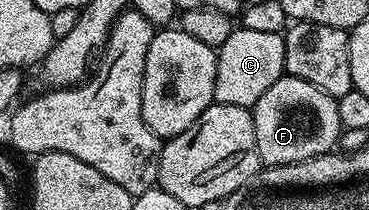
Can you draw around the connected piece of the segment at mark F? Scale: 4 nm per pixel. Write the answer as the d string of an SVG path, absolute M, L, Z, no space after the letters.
M281 76L257 98L251 111L256 151L265 167L305 162L329 153L339 143L342 127L336 99L314 84L306 84L306 80Z

